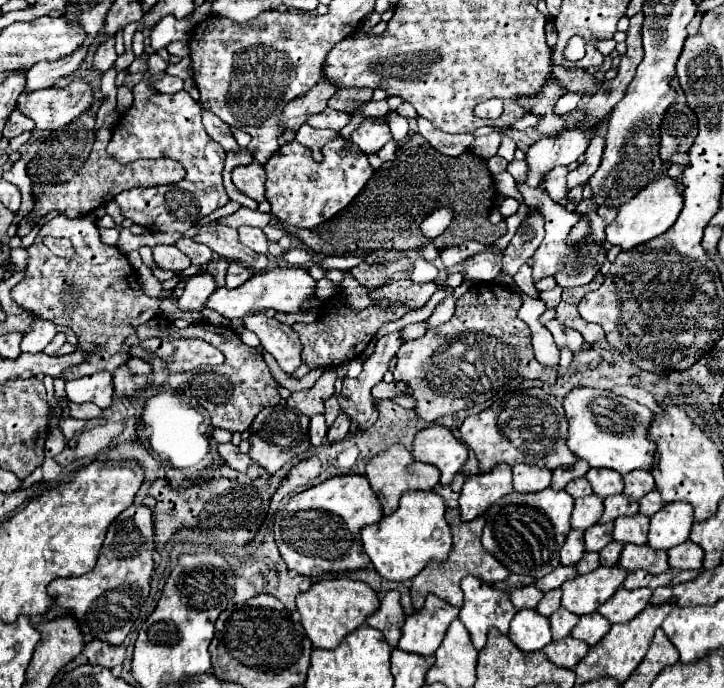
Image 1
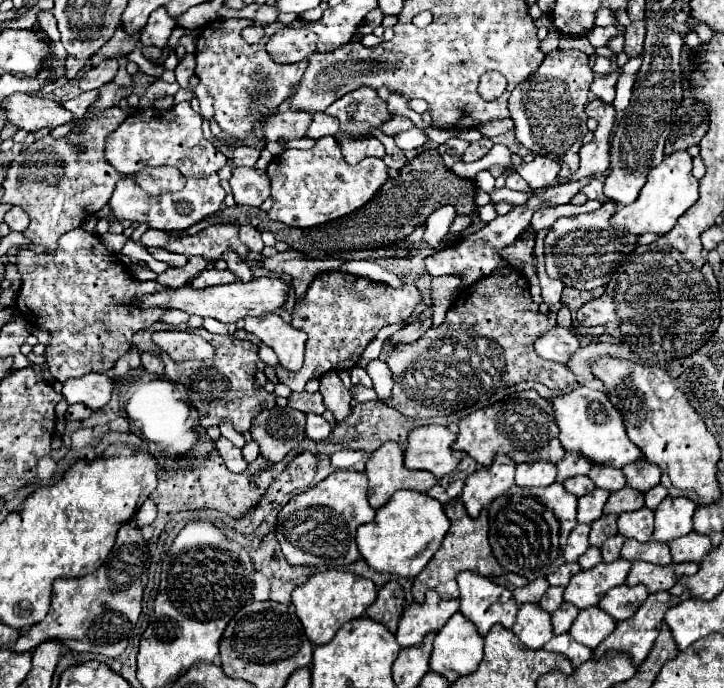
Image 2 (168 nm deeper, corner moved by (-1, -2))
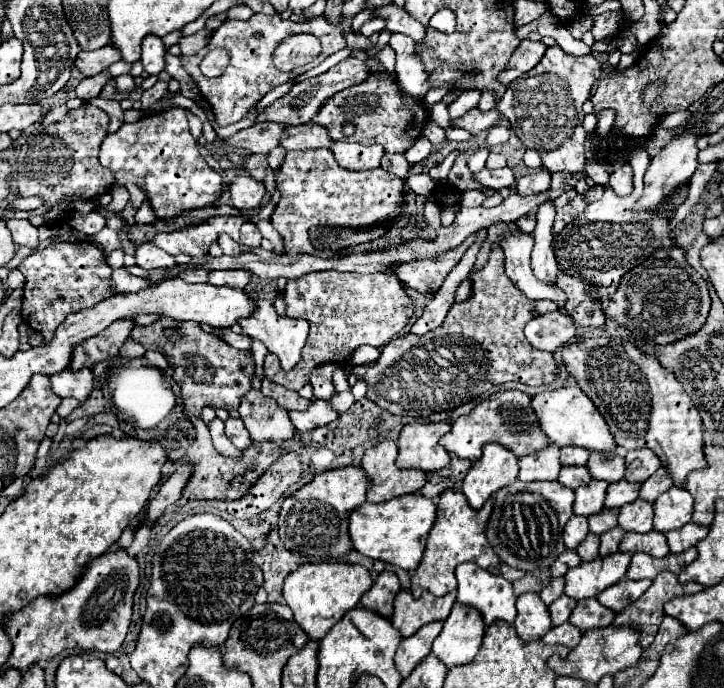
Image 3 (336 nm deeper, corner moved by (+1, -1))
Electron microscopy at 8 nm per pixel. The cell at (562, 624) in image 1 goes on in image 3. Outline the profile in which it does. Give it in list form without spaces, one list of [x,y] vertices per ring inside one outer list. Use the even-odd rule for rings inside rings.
[[[561,595],[557,601],[553,601],[553,603],[549,605],[549,613],[551,613],[553,625],[559,625],[559,623],[569,621],[575,603],[577,603],[577,601],[573,601],[573,599],[567,597],[567,595]]]

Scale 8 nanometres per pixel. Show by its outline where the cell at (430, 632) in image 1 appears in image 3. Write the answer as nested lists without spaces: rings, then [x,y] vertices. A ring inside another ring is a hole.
[[[401,591],[395,599],[395,613],[391,617],[391,623],[403,637],[409,637],[431,621],[445,621],[449,617],[453,603],[455,591],[443,597],[423,593],[419,599],[413,599],[413,595],[407,591]]]

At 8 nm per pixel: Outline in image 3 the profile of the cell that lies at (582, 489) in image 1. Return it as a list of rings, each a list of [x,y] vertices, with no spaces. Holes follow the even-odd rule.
[[[561,467],[557,481],[569,489],[577,489],[581,485],[587,485],[591,481],[591,475],[587,467]]]

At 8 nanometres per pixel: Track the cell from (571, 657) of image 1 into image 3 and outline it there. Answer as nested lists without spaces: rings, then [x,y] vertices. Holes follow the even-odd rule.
[[[567,621],[567,623],[559,625],[559,627],[553,627],[543,637],[543,643],[545,645],[565,645],[567,649],[573,649],[573,647],[577,647],[579,639],[581,639],[581,631]]]

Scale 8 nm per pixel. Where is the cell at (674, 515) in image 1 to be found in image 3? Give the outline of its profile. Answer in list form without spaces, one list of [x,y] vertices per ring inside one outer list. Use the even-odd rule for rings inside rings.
[[[671,487],[653,503],[653,507],[655,507],[653,529],[659,533],[669,533],[691,521],[693,499],[687,489]]]

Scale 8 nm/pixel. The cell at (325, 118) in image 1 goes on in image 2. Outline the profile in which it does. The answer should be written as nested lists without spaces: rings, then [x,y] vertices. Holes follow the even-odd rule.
[[[313,114],[313,122],[305,134],[305,138],[323,138],[323,136],[335,136],[339,130],[339,120],[333,118],[333,116],[327,116],[327,114]]]

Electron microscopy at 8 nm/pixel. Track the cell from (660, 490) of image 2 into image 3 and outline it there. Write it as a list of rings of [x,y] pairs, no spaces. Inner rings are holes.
[[[657,469],[643,485],[641,485],[641,491],[639,491],[639,497],[643,497],[645,501],[653,503],[661,493],[665,493],[669,487],[671,487],[671,479],[667,479],[667,471]]]

